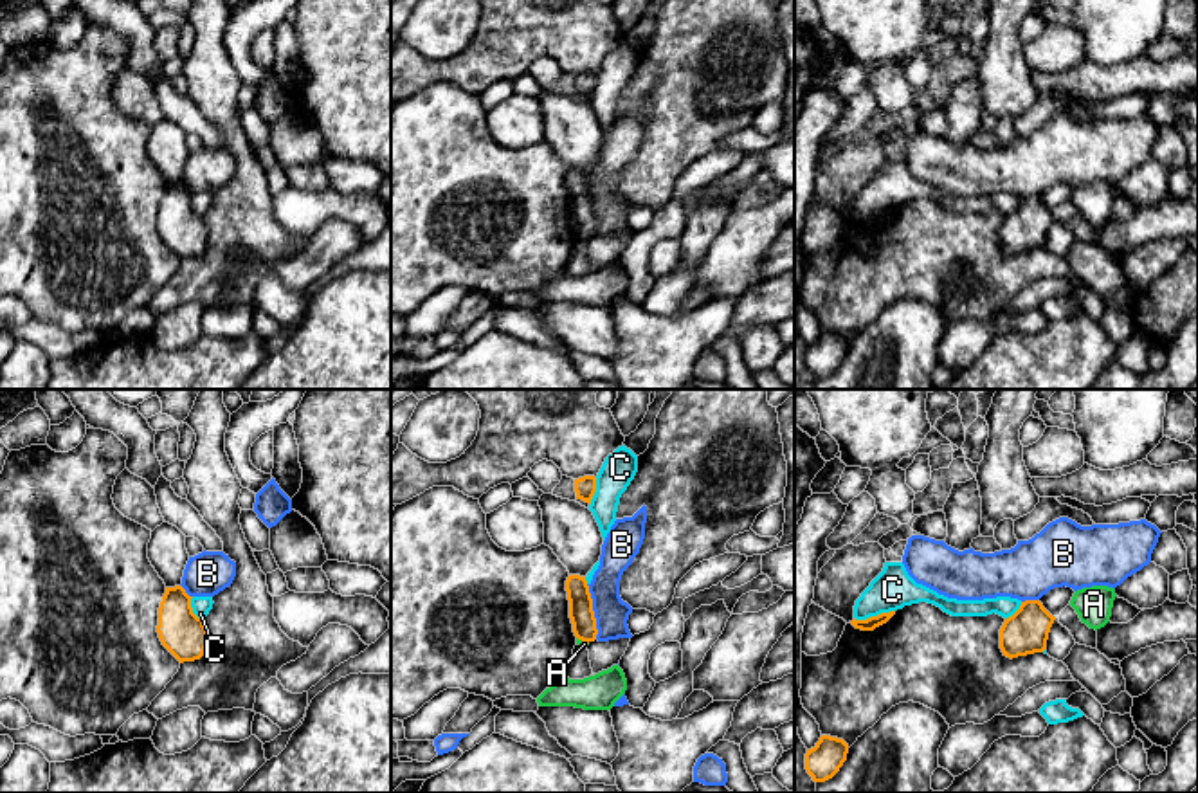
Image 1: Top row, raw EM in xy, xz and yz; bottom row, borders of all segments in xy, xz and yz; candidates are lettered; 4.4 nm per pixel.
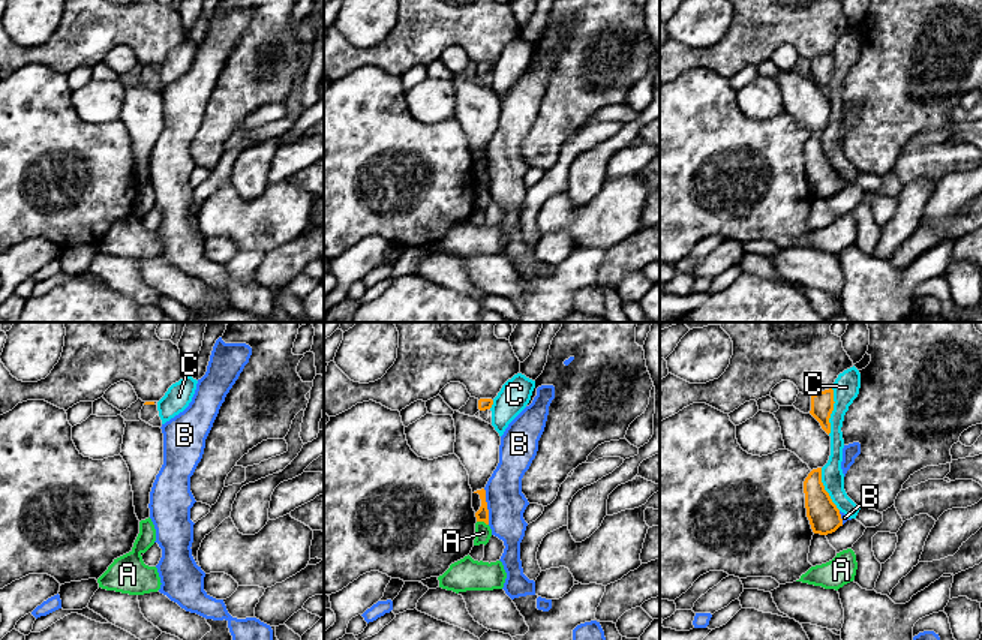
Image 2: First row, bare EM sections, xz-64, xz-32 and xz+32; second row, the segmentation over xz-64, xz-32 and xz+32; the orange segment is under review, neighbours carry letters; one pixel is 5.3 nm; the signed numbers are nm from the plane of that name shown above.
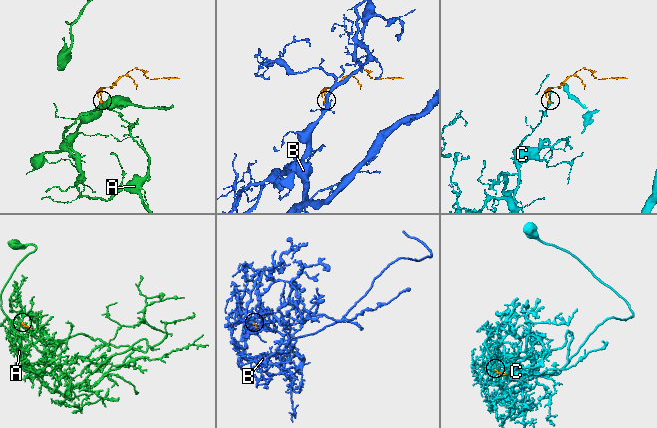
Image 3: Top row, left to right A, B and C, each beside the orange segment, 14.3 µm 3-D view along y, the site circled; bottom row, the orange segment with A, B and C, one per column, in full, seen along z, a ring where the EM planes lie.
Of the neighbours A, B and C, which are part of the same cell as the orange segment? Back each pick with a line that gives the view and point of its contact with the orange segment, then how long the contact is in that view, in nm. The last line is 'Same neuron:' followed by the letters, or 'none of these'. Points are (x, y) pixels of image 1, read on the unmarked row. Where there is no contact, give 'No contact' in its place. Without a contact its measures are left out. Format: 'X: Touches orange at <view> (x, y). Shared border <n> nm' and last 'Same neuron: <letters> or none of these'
Same neuron: none of these

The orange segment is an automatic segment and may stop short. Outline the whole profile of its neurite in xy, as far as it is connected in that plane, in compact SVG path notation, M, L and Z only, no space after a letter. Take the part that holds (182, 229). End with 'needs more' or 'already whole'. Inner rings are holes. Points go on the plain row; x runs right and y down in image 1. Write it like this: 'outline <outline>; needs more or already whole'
outline M182 182L166 184L159 204L159 234L180 260L200 256L207 243L207 225L204 216L193 209L191 195Z; already whole

